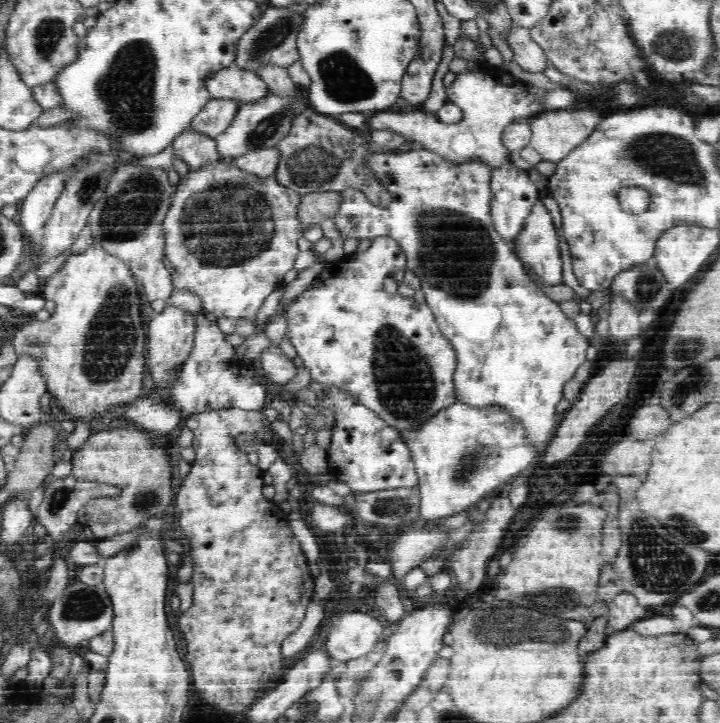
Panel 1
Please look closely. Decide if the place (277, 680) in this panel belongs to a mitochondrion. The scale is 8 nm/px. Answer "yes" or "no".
no

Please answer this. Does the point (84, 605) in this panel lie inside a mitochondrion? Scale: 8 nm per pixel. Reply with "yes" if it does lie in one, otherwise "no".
yes

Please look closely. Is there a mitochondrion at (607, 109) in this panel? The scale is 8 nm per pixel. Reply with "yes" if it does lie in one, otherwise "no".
no

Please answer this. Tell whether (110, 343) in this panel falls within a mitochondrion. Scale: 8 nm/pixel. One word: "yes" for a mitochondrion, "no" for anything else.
yes

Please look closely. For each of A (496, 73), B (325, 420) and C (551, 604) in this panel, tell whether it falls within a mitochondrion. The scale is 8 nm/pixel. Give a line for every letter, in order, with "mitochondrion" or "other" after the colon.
A: other
B: other
C: mitochondrion

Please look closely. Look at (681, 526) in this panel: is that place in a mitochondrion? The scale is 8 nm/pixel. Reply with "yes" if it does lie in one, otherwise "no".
yes

